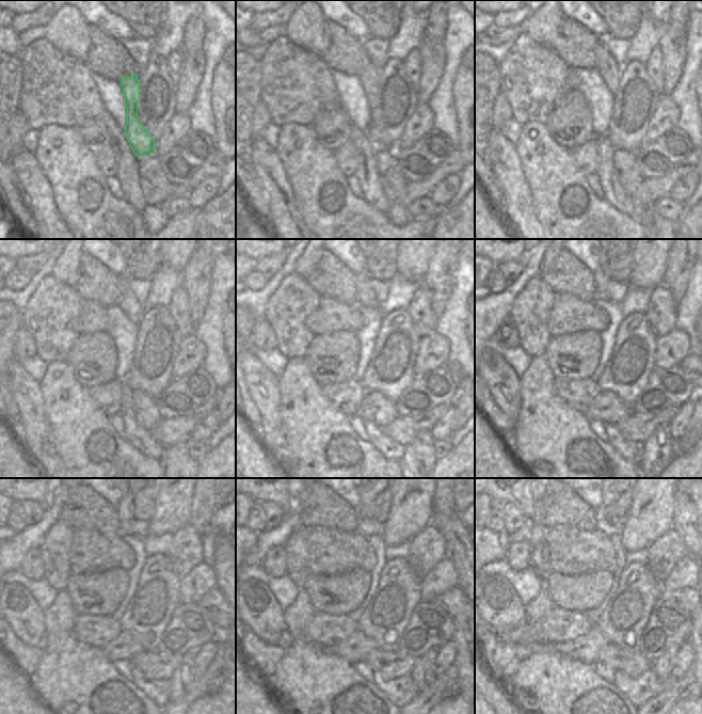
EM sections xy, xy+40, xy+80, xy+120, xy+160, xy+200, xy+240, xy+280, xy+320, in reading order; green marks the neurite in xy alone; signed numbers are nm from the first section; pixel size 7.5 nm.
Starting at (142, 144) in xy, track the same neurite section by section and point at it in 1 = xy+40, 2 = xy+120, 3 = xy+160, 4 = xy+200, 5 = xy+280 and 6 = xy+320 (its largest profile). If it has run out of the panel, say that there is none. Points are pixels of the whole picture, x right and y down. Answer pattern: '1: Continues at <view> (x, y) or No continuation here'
1: Continues at xy+40 (369, 77)
2: Continues at xy+120 (127, 301)
3: Continues at xy+160 (365, 296)
4: Continues at xy+200 (602, 275)
5: Continues at xy+280 (366, 508)
6: Continues at xy+320 (608, 500).

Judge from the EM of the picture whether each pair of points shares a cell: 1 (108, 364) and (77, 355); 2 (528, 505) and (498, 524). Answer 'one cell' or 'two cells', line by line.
1: one cell
2: two cells

